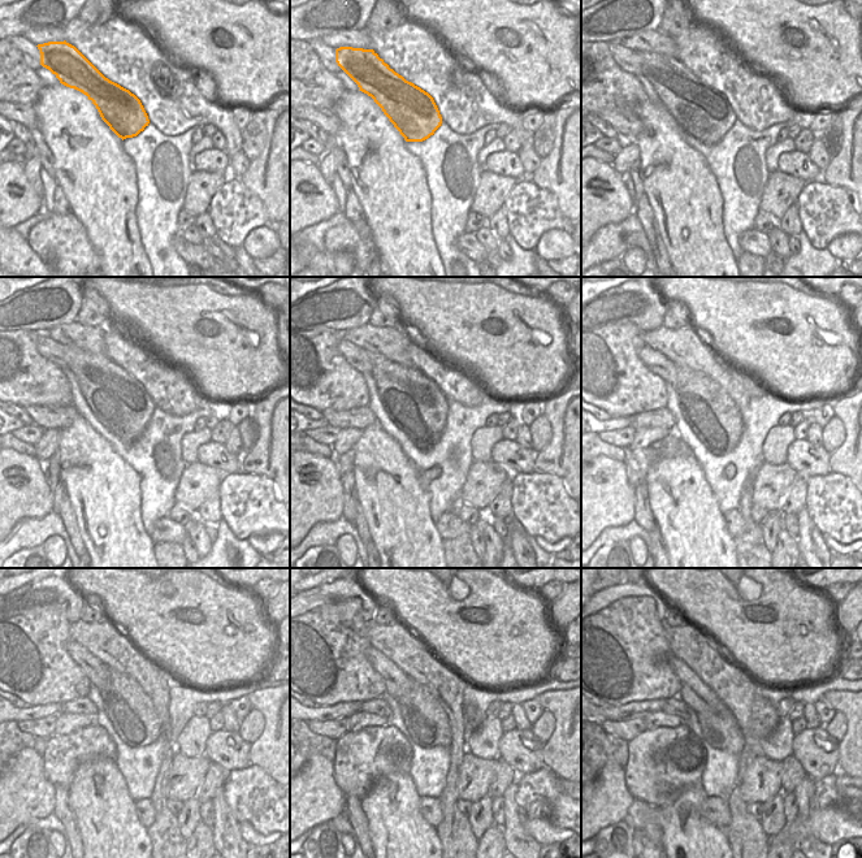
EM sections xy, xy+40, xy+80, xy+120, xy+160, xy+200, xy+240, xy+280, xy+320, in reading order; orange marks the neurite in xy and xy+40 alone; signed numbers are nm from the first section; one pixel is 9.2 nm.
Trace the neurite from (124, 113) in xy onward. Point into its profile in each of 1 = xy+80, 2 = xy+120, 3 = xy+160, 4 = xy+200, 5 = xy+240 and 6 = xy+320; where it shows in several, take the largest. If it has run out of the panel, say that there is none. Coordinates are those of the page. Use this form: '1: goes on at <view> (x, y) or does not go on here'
1: goes on at xy+80 (702, 112)
2: goes on at xy+120 (120, 402)
3: goes on at xy+160 (414, 402)
4: goes on at xy+200 (706, 407)
5: goes on at xy+240 (130, 710)
6: goes on at xy+320 (719, 728)

